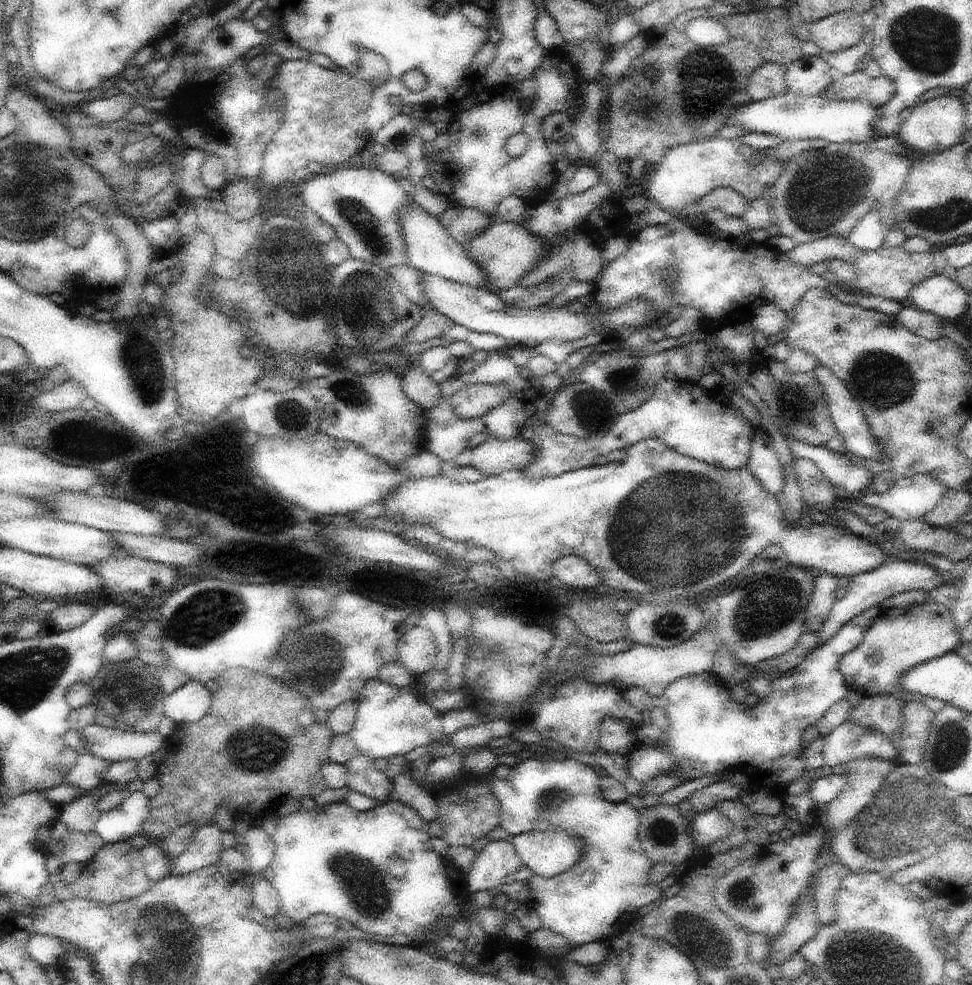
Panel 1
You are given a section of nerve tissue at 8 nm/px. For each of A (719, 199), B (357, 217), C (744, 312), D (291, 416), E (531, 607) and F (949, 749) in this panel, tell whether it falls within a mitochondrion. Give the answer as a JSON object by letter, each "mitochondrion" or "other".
{"A":"other","B":"mitochondrion","C":"other","D":"mitochondrion","E":"other","F":"mitochondrion"}

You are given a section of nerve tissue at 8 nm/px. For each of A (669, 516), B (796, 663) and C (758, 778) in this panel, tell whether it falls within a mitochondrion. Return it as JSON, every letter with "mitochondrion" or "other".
{"A":"mitochondrion","B":"other","C":"other"}

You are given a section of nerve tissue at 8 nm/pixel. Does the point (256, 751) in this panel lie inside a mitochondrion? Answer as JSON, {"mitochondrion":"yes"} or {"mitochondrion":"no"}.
{"mitochondrion":"yes"}

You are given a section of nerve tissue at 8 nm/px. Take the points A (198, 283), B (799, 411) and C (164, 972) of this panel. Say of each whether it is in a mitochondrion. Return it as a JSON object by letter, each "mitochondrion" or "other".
{"A":"other","B":"mitochondrion","C":"mitochondrion"}

